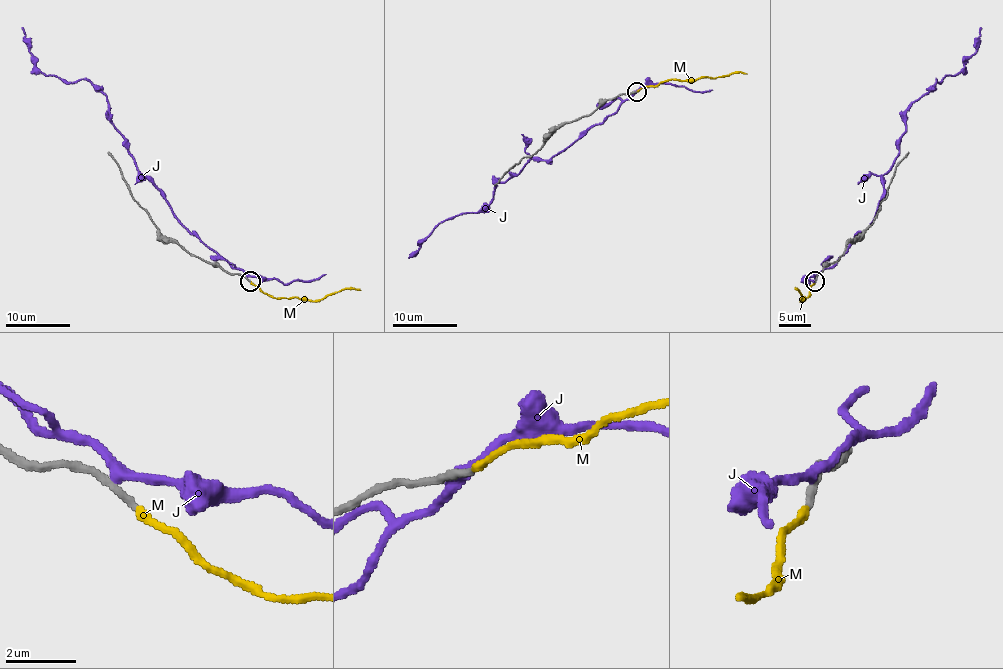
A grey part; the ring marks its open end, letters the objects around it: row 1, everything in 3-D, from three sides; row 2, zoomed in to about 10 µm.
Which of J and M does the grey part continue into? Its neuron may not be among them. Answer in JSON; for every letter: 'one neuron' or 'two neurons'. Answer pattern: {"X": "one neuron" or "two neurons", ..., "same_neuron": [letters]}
{"J": "two neurons", "M": "one neuron", "same_neuron": ["M"]}

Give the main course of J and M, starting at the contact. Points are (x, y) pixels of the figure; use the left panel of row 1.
J: (246, 278), (180, 221), (138, 170), (107, 97), (88, 81), (45, 75), (22, 27)
M: (251, 281), (276, 298), (323, 300), (344, 289), (360, 290)

